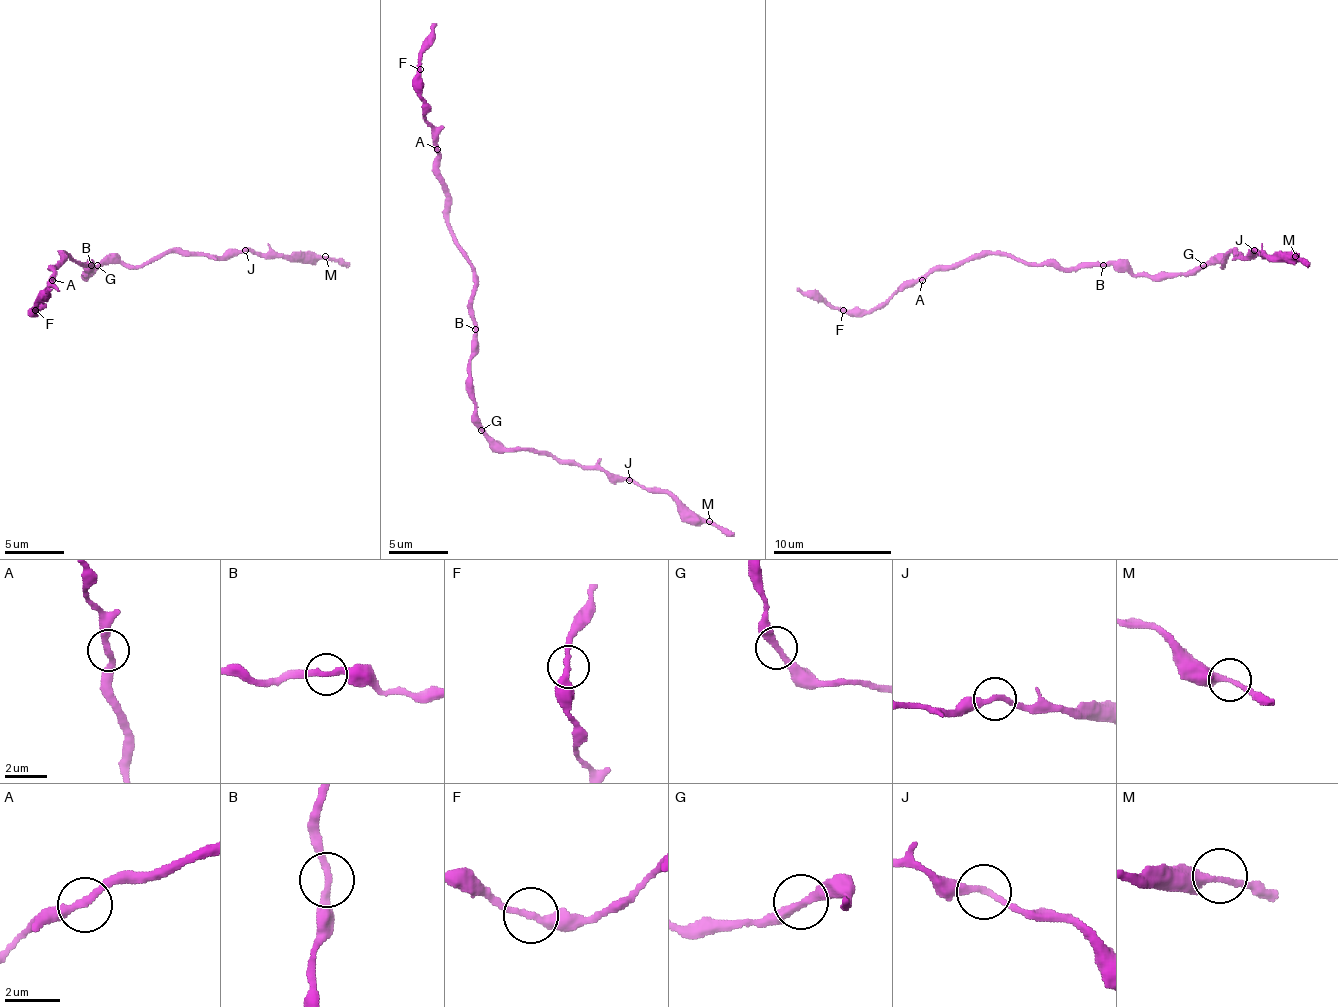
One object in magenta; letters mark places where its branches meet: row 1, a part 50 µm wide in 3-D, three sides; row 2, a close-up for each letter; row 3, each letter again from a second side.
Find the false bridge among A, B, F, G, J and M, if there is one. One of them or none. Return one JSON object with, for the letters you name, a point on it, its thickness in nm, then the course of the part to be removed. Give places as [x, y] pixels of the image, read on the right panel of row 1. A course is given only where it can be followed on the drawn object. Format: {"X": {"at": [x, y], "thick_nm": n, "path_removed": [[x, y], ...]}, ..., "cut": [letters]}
{"cut": []}

